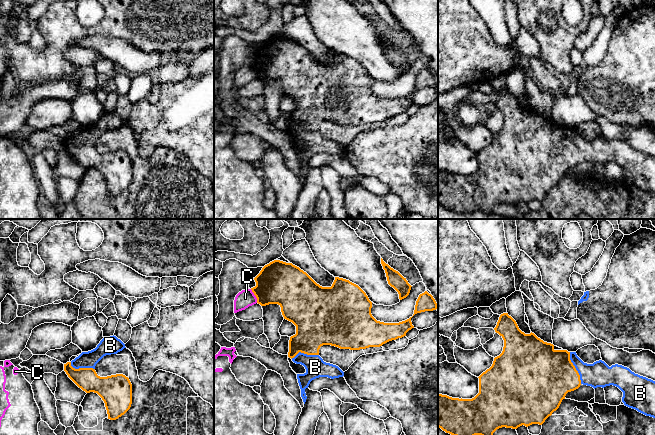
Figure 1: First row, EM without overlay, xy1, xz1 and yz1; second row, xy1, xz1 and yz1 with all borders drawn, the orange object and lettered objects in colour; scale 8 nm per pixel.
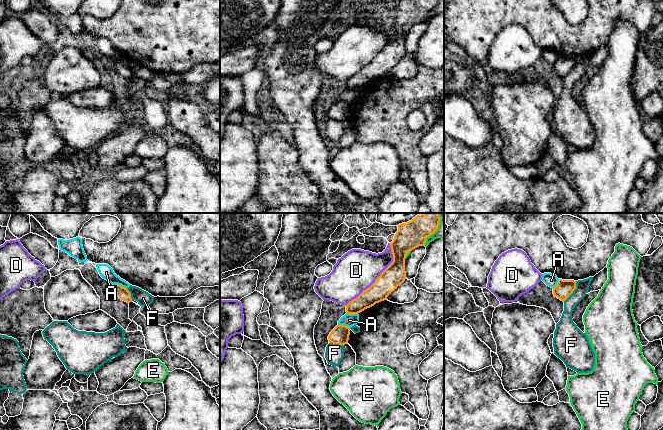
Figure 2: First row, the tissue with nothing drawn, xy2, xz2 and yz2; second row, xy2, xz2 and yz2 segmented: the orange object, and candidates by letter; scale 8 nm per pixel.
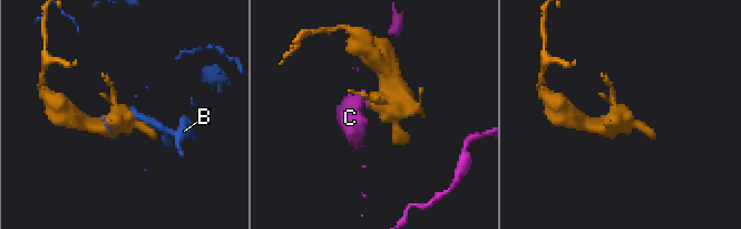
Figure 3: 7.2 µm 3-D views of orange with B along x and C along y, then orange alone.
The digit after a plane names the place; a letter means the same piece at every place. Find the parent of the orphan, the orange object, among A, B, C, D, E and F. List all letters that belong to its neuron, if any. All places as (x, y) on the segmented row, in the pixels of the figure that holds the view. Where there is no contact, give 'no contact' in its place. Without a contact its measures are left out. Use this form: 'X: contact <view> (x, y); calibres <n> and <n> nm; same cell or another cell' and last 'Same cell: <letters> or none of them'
A: contact xy2 (120, 285); calibres 90 and 110 nm; another cell
B: contact yz1 (575, 368); calibres 440 and 200 nm; same cell
C: contact xz1 (255, 295); calibres 340 and 140 nm; another cell
D: contact xz2 (378, 277); calibres 180 and 320 nm; another cell
E: contact xz2 (435, 230); calibres 220 and 100 nm; another cell
F: contact yz2 (573, 290); calibres 140 and 110 nm; another cell
Same cell: B

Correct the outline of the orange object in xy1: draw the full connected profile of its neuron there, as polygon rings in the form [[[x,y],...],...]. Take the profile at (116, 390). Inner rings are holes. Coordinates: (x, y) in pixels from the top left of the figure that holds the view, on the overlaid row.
[[[116,336],[104,337],[95,349],[82,352],[64,364],[64,371],[79,388],[86,393],[97,393],[102,398],[110,420],[118,419],[130,409],[132,384],[123,374],[100,377],[95,366],[104,356],[117,354],[124,348],[125,344]]]

